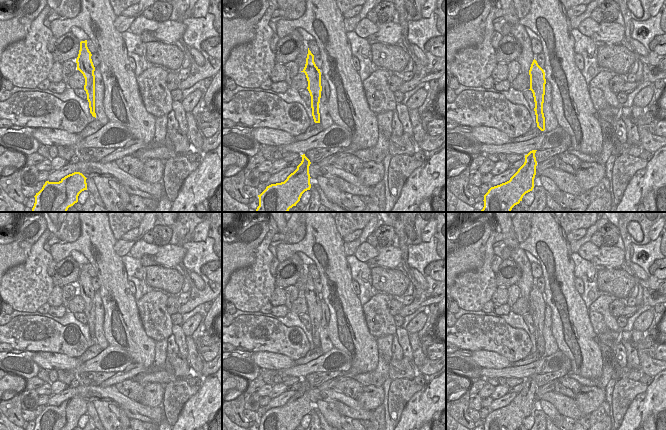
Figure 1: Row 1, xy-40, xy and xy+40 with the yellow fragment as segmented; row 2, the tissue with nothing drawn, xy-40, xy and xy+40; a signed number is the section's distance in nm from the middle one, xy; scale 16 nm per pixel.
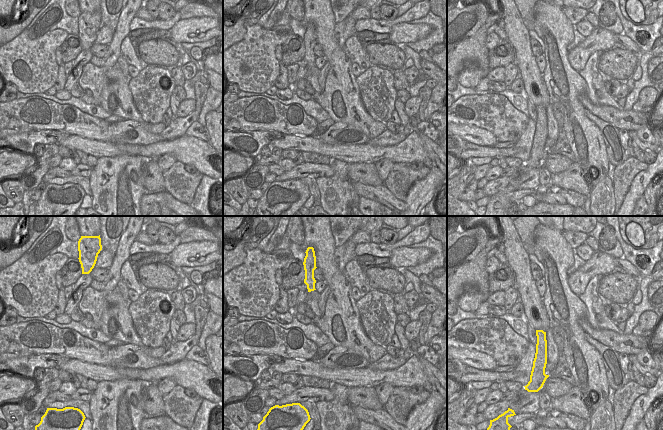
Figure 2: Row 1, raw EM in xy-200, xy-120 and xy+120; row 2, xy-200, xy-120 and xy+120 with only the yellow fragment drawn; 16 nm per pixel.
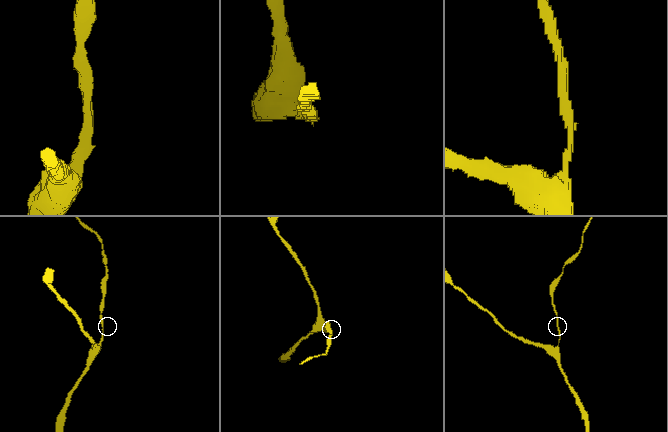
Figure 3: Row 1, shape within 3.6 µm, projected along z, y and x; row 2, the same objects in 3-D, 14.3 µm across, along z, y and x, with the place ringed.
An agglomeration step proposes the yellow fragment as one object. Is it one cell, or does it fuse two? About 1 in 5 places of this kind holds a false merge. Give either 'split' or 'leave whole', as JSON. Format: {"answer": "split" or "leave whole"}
{"answer": "leave whole"}

